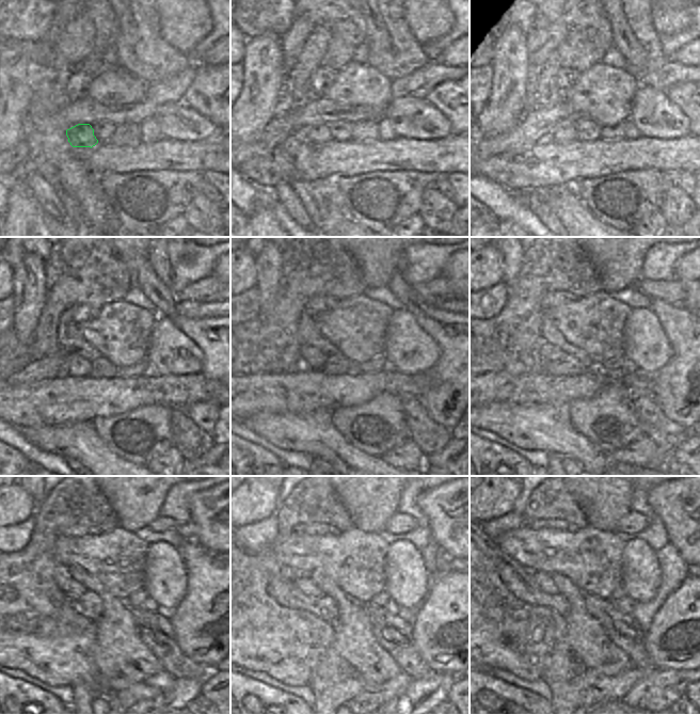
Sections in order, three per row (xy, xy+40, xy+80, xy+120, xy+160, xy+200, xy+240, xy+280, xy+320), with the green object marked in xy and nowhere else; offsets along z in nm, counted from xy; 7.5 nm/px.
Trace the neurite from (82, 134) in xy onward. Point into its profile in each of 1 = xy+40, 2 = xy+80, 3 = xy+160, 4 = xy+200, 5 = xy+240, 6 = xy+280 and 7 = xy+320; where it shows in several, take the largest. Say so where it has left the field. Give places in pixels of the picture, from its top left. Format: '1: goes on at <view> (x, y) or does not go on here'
1: goes on at xy+40 (321, 133)
2: goes on at xy+80 (563, 131)
3: goes on at xy+160 (314, 360)
4: goes on at xy+200 (549, 353)
5: goes on at xy+240 (67, 585)
6: goes on at xy+280 (304, 583)
7: goes on at xy+320 (543, 582)

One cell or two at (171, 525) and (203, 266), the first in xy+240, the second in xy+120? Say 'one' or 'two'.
two

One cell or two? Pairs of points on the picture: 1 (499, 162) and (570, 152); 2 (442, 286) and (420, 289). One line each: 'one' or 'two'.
1: one
2: one

